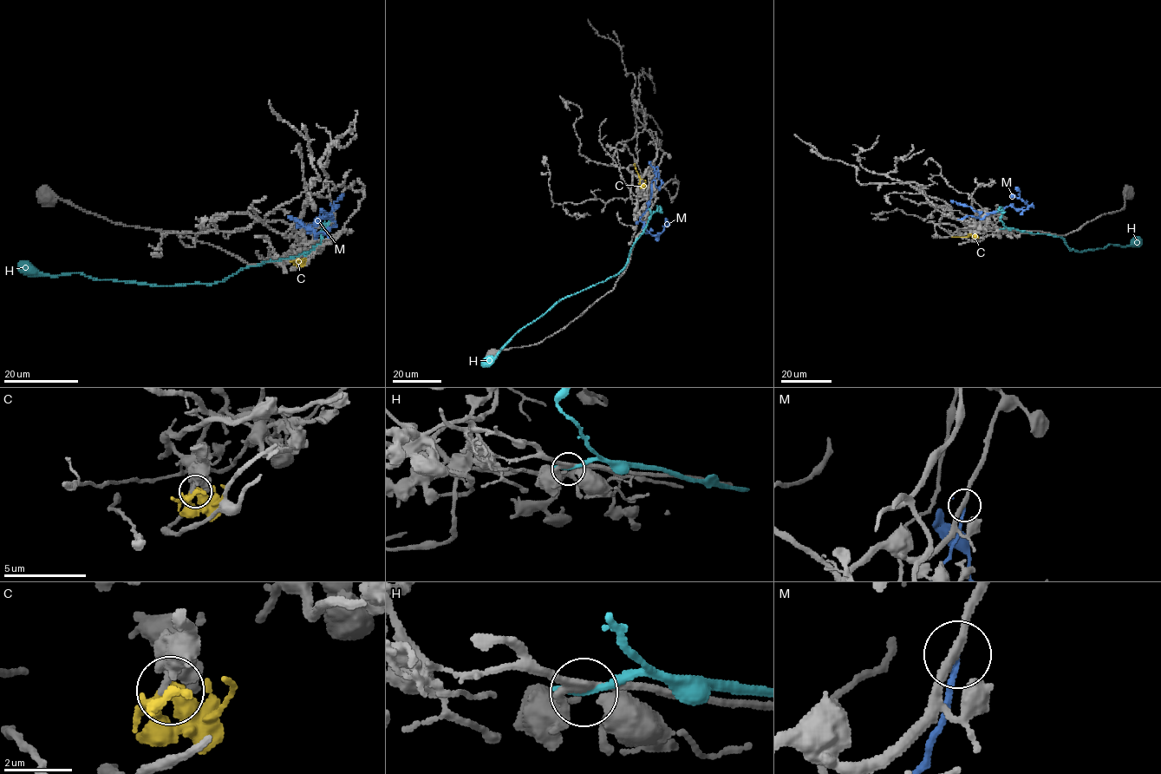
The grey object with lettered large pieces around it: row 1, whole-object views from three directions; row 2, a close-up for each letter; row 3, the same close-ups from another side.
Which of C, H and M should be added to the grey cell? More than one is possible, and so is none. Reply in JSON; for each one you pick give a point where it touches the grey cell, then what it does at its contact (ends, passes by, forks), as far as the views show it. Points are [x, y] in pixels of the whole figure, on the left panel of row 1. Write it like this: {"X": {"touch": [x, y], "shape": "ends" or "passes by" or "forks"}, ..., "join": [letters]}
{"C": {"touch": [298, 259], "shape": "ends"}, "join": ["C"]}

